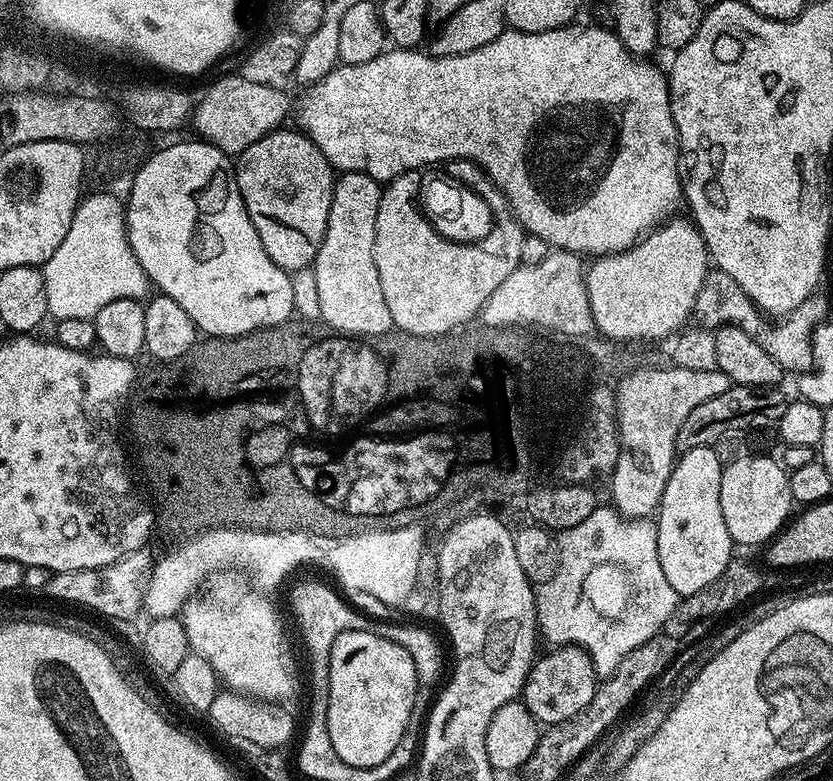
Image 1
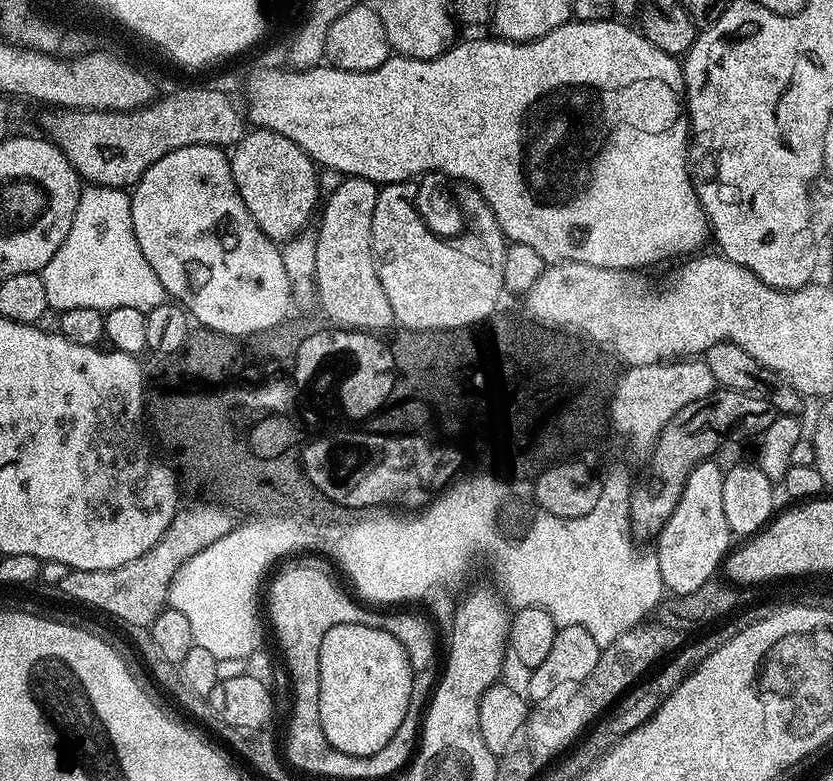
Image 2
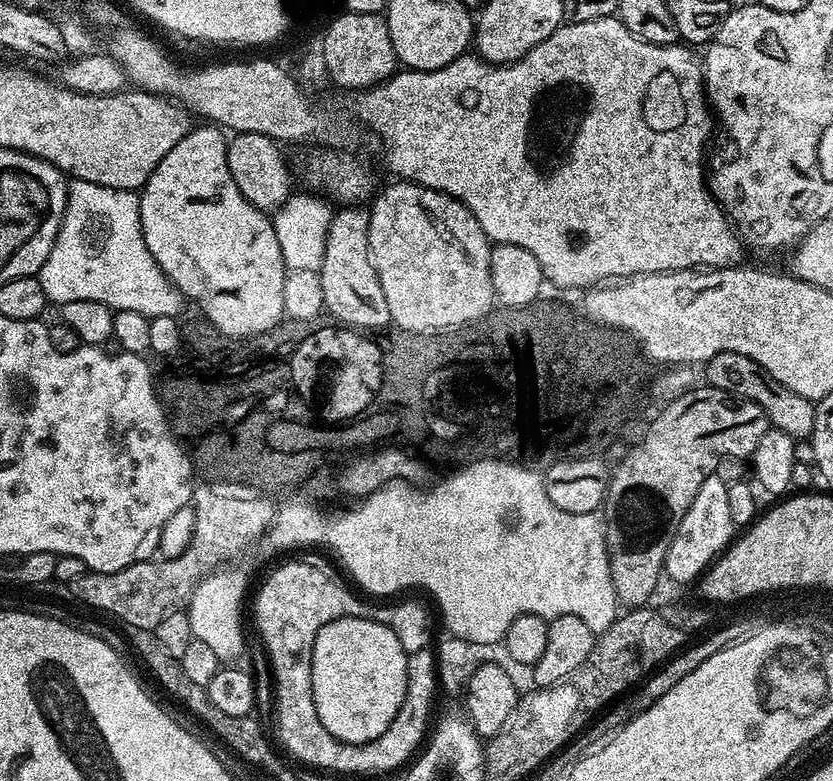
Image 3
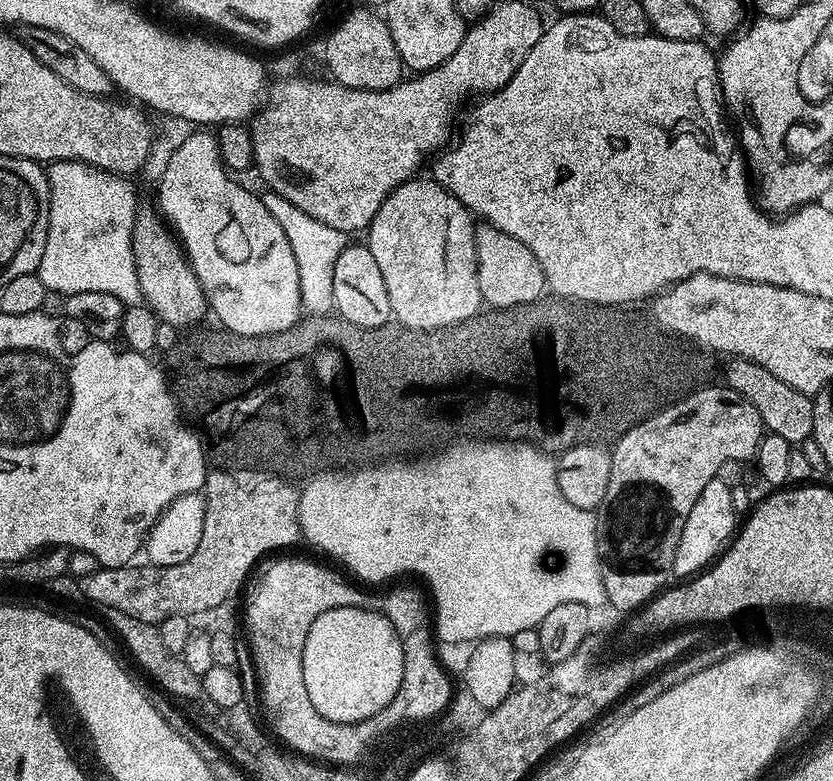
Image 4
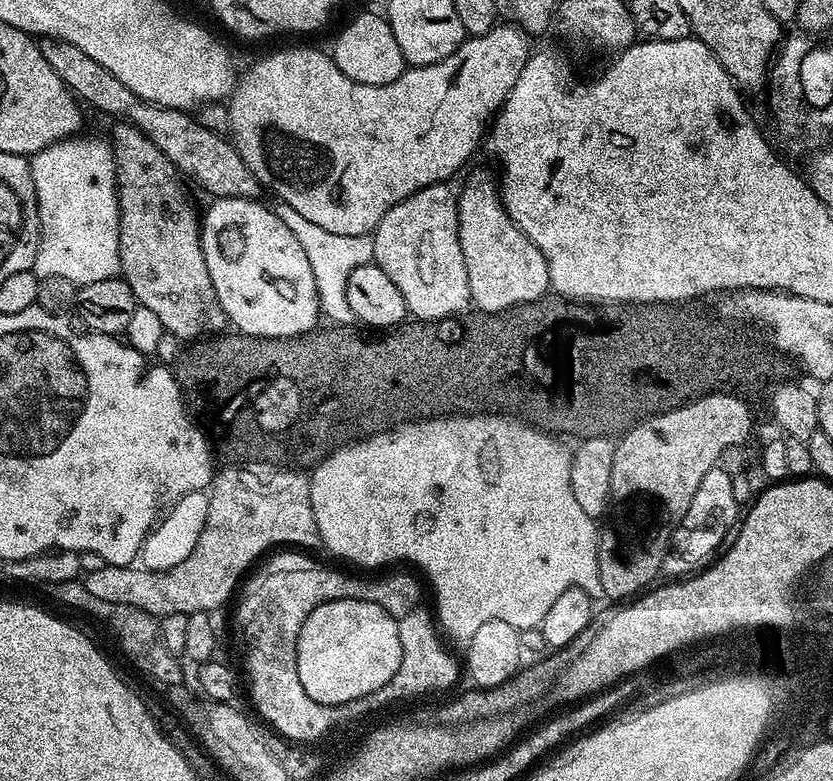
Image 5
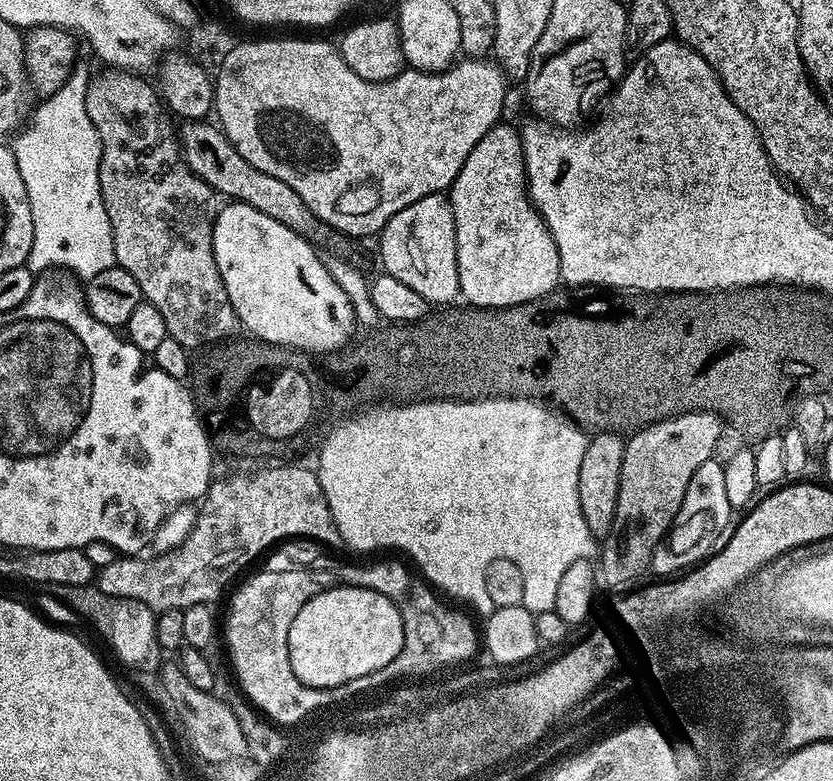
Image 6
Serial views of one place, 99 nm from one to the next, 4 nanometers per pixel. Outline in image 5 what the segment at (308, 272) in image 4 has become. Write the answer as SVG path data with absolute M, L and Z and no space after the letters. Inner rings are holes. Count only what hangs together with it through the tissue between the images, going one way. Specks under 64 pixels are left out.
M277 203L274 211L276 216L282 218L282 222L286 222L286 230L290 230L290 234L294 234L294 238L298 238L302 250L306 250L306 259L310 262L310 270L314 270L314 282L320 291L323 319L336 326L339 326L343 320L353 323L354 317L350 301L346 298L346 284L350 282L350 274L354 274L354 270L358 270L358 266L373 263L374 242L371 235L330 234L330 230L322 230L322 226L308 221L288 204Z

